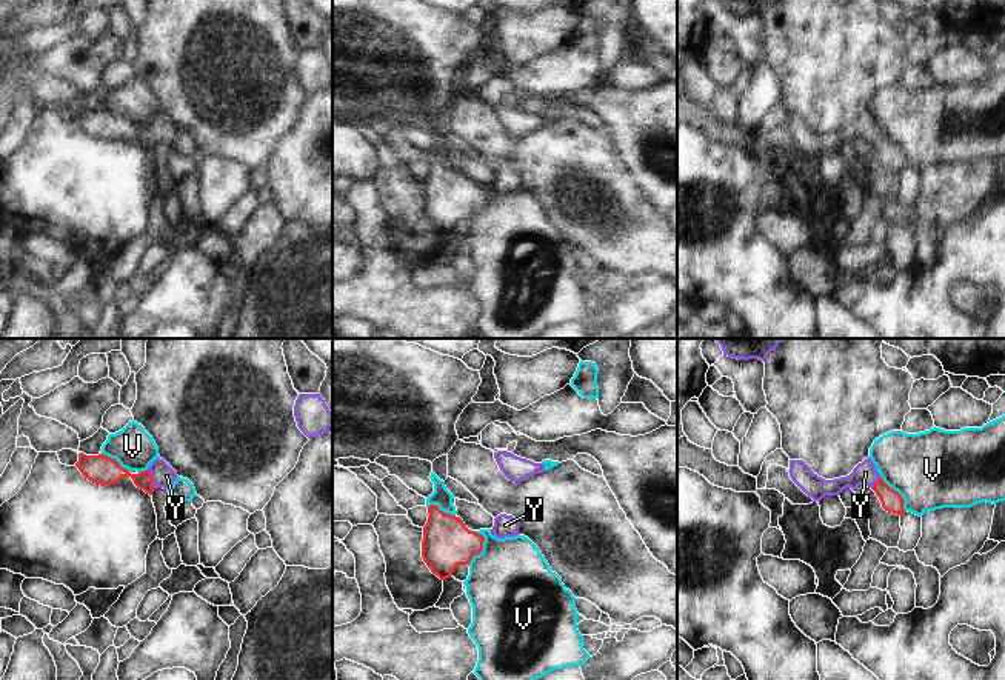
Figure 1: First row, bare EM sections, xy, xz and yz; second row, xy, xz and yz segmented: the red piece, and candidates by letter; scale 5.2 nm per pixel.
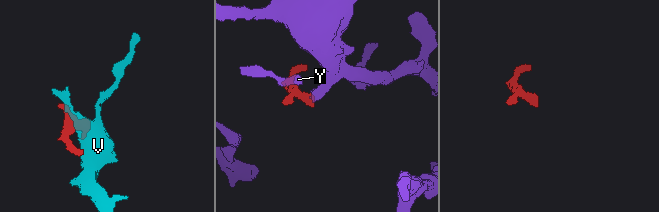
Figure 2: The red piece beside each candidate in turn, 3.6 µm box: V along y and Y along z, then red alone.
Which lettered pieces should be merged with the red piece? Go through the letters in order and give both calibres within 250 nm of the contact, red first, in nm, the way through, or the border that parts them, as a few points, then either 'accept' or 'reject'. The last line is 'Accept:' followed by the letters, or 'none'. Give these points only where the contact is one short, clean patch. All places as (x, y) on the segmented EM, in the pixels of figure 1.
V: 260/460 nm | reject
Y: 140/120 nm | across xy (105, 471), (151, 479), (163, 476) | accept
Accept: Y

